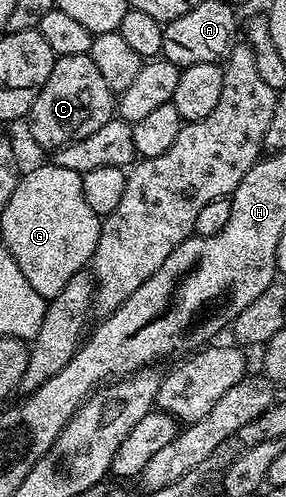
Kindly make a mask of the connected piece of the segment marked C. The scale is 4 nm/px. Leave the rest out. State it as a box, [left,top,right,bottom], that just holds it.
[26,54,114,152]

